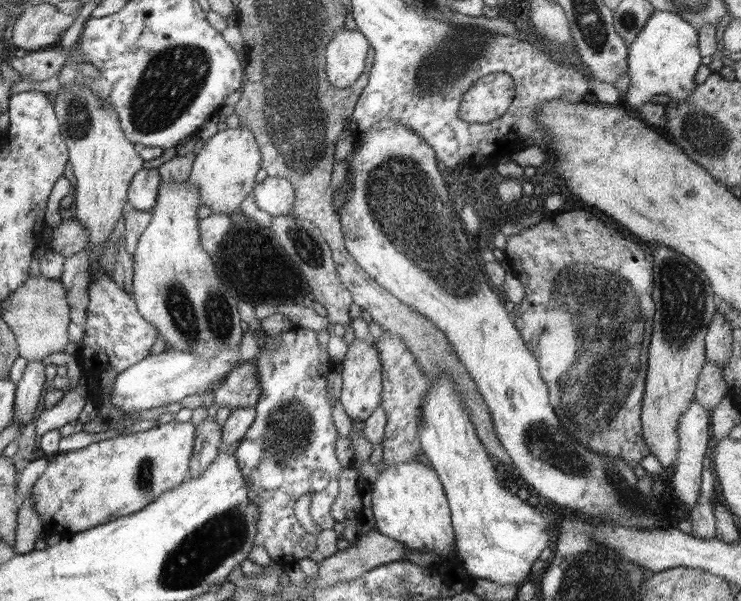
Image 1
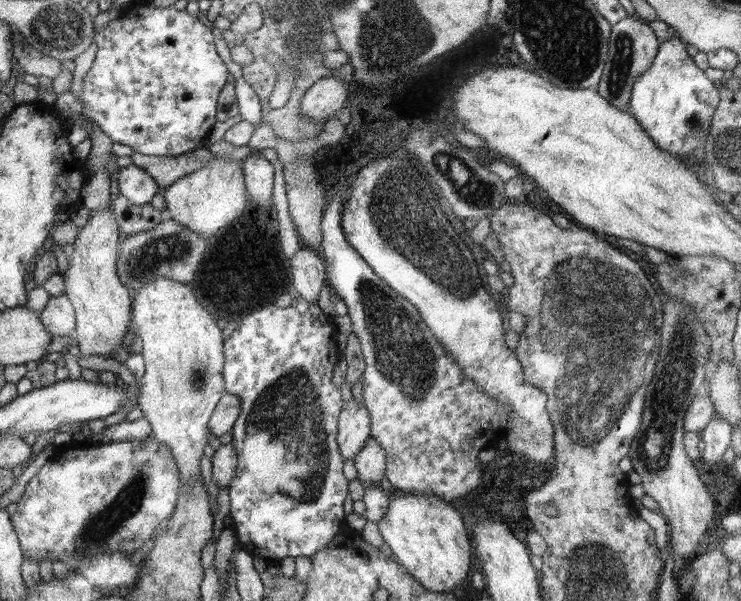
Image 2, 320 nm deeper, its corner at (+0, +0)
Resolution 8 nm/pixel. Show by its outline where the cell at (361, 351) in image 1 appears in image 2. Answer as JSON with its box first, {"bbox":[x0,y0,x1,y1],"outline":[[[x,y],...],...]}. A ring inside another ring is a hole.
{"bbox":[339,402,371,458],"outline":[[[364,402],[344,404],[340,414],[339,445],[344,458],[354,458],[365,448],[371,438],[371,416]]]}

